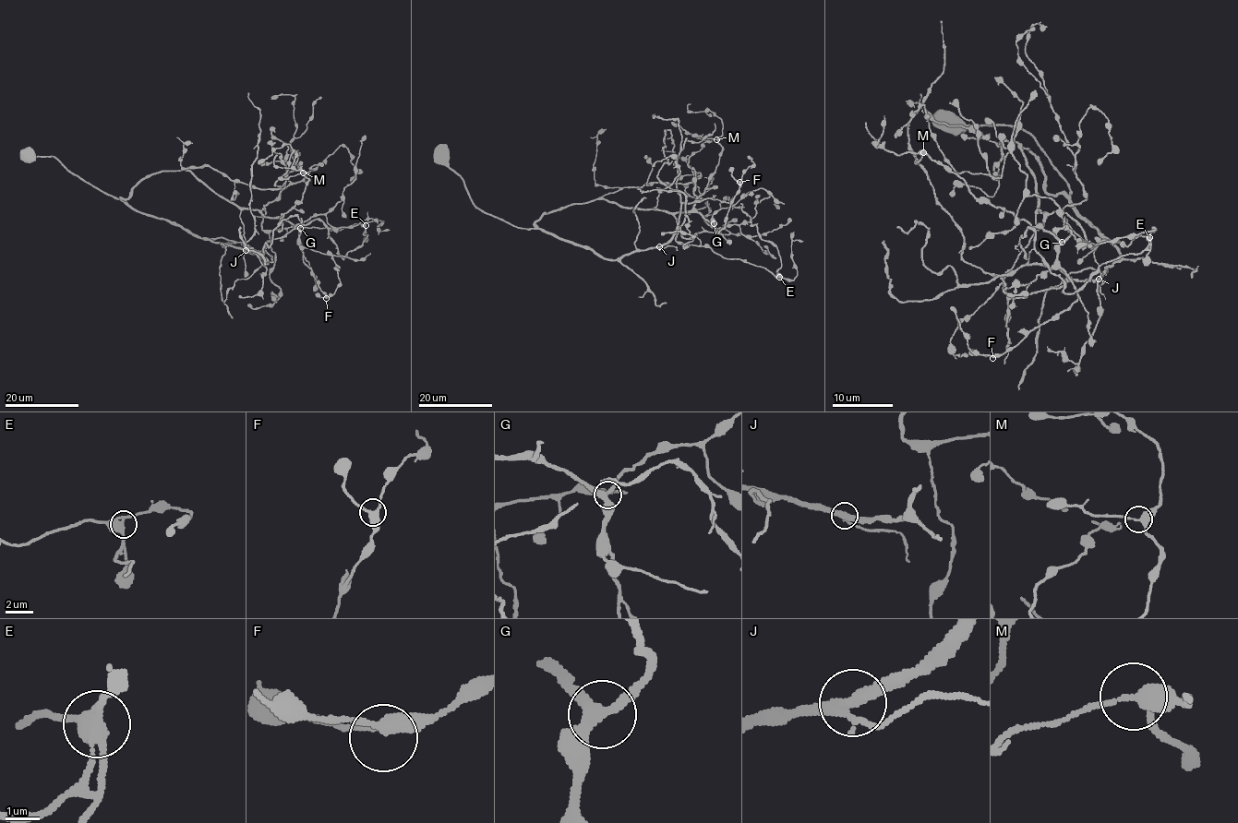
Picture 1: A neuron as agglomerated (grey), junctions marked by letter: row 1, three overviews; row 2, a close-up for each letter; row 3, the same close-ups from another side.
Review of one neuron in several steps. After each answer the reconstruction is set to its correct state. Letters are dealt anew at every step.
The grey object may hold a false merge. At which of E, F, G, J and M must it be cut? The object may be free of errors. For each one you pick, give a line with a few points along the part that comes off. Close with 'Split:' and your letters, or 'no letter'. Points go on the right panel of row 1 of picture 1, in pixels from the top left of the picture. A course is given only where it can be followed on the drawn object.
Split: no letter

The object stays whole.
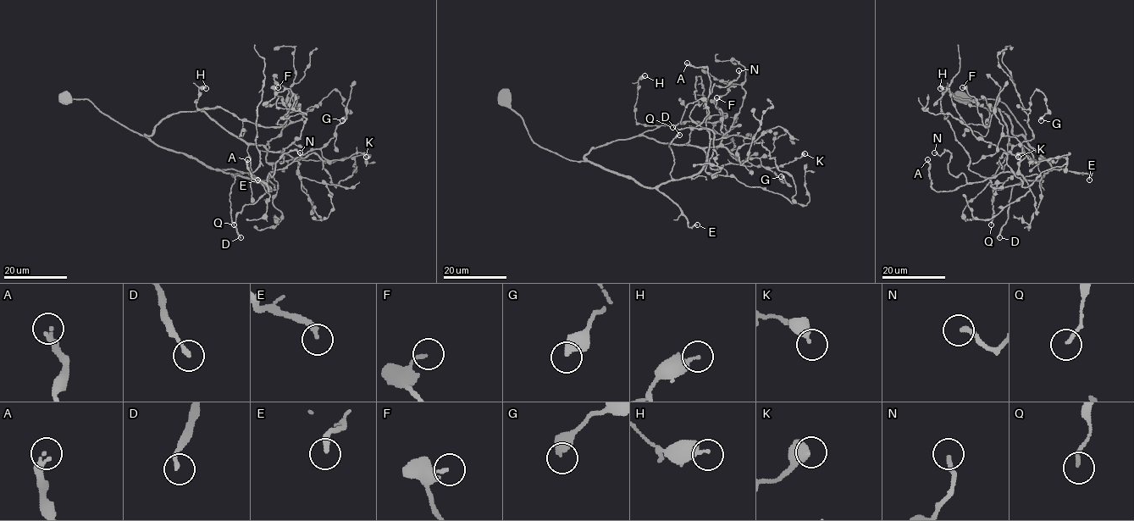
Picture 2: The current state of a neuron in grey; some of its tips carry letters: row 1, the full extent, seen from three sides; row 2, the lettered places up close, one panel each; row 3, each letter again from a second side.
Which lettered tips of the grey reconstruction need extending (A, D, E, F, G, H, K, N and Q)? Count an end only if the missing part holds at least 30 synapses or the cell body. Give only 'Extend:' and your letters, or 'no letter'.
Extend: E

